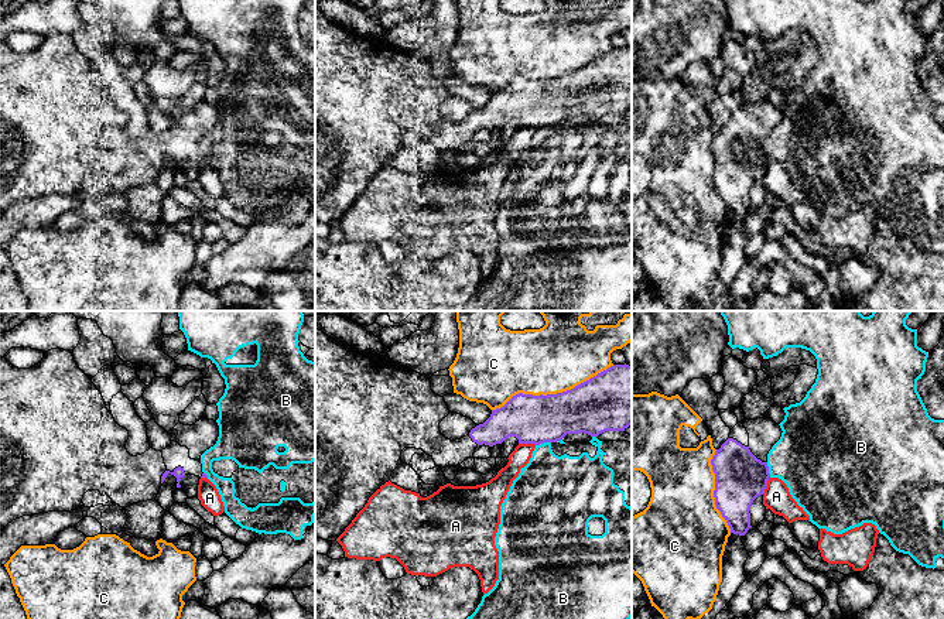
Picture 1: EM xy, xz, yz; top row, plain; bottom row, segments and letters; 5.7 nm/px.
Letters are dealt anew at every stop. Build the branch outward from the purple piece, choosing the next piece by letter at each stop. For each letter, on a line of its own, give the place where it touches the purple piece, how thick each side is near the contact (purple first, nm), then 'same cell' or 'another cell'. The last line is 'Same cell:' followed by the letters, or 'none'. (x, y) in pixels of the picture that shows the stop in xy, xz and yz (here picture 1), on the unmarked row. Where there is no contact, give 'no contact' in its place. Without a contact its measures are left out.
A: yz (766, 168) | 280/150 nm | another cell
B: xz (543, 126) | 280/360 nm | another cell
C: xz (553, 78) | 300/380 nm | another cell
Same cell: none

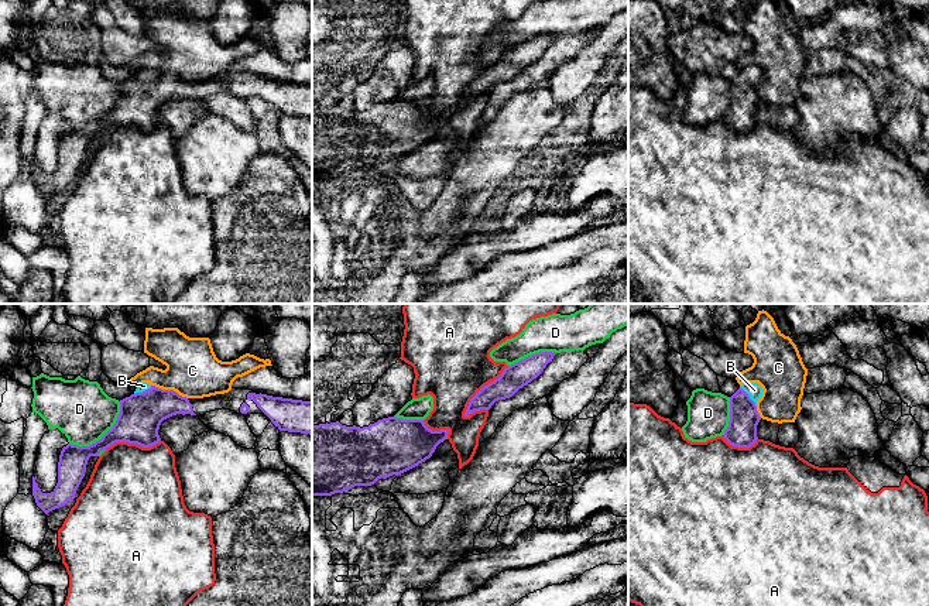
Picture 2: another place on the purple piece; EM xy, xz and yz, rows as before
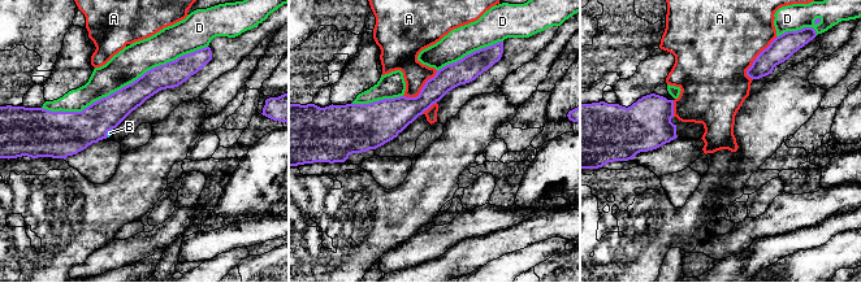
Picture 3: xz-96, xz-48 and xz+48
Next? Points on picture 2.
A: xz (482, 72) | 140/440 nm | another cell
B: yz (748, 79) | 170/90 nm | same cell
C: xy (170, 74) | 240/300 nm | another cell
D: xy (105, 117) | 240/340 nm | another cell
Same cell: B

